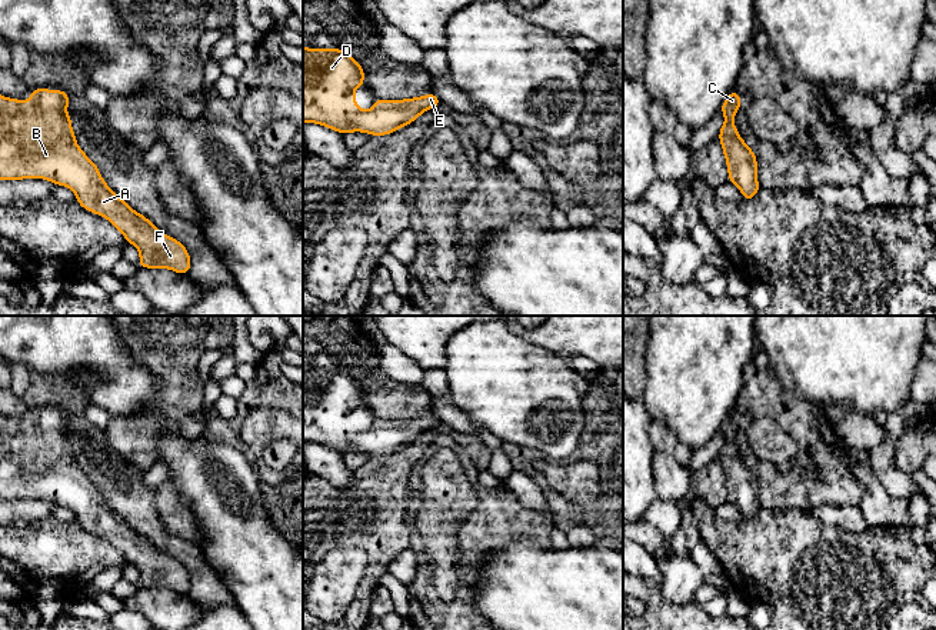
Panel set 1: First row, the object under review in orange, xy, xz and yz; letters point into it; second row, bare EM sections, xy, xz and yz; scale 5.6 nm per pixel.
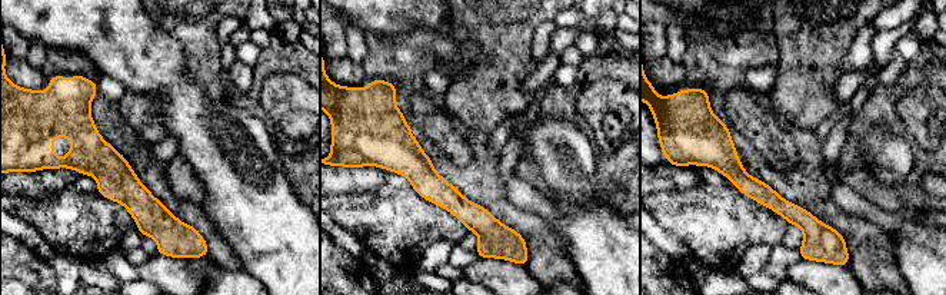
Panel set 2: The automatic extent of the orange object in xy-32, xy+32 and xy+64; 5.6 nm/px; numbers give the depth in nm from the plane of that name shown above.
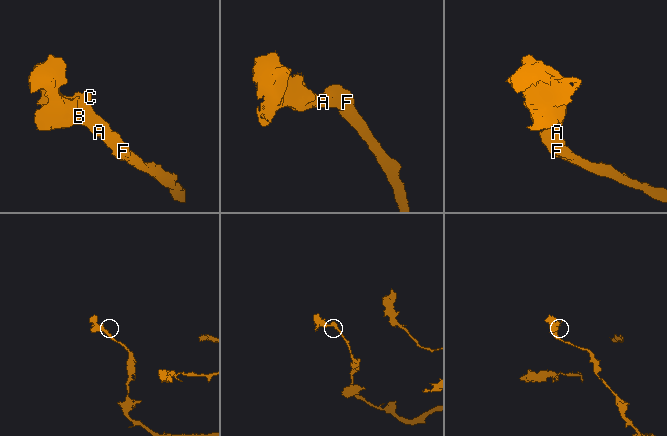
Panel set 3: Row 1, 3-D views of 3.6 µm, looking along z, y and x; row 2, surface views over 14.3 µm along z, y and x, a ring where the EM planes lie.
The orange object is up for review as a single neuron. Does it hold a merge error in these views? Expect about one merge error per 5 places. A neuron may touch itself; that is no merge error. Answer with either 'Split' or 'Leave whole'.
Leave whole

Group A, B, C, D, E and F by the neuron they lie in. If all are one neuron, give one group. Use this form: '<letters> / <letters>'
A B C D E F

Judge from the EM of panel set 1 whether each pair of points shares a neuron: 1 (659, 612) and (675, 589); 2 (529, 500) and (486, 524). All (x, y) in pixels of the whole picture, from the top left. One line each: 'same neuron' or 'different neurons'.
1: different neurons
2: different neurons

